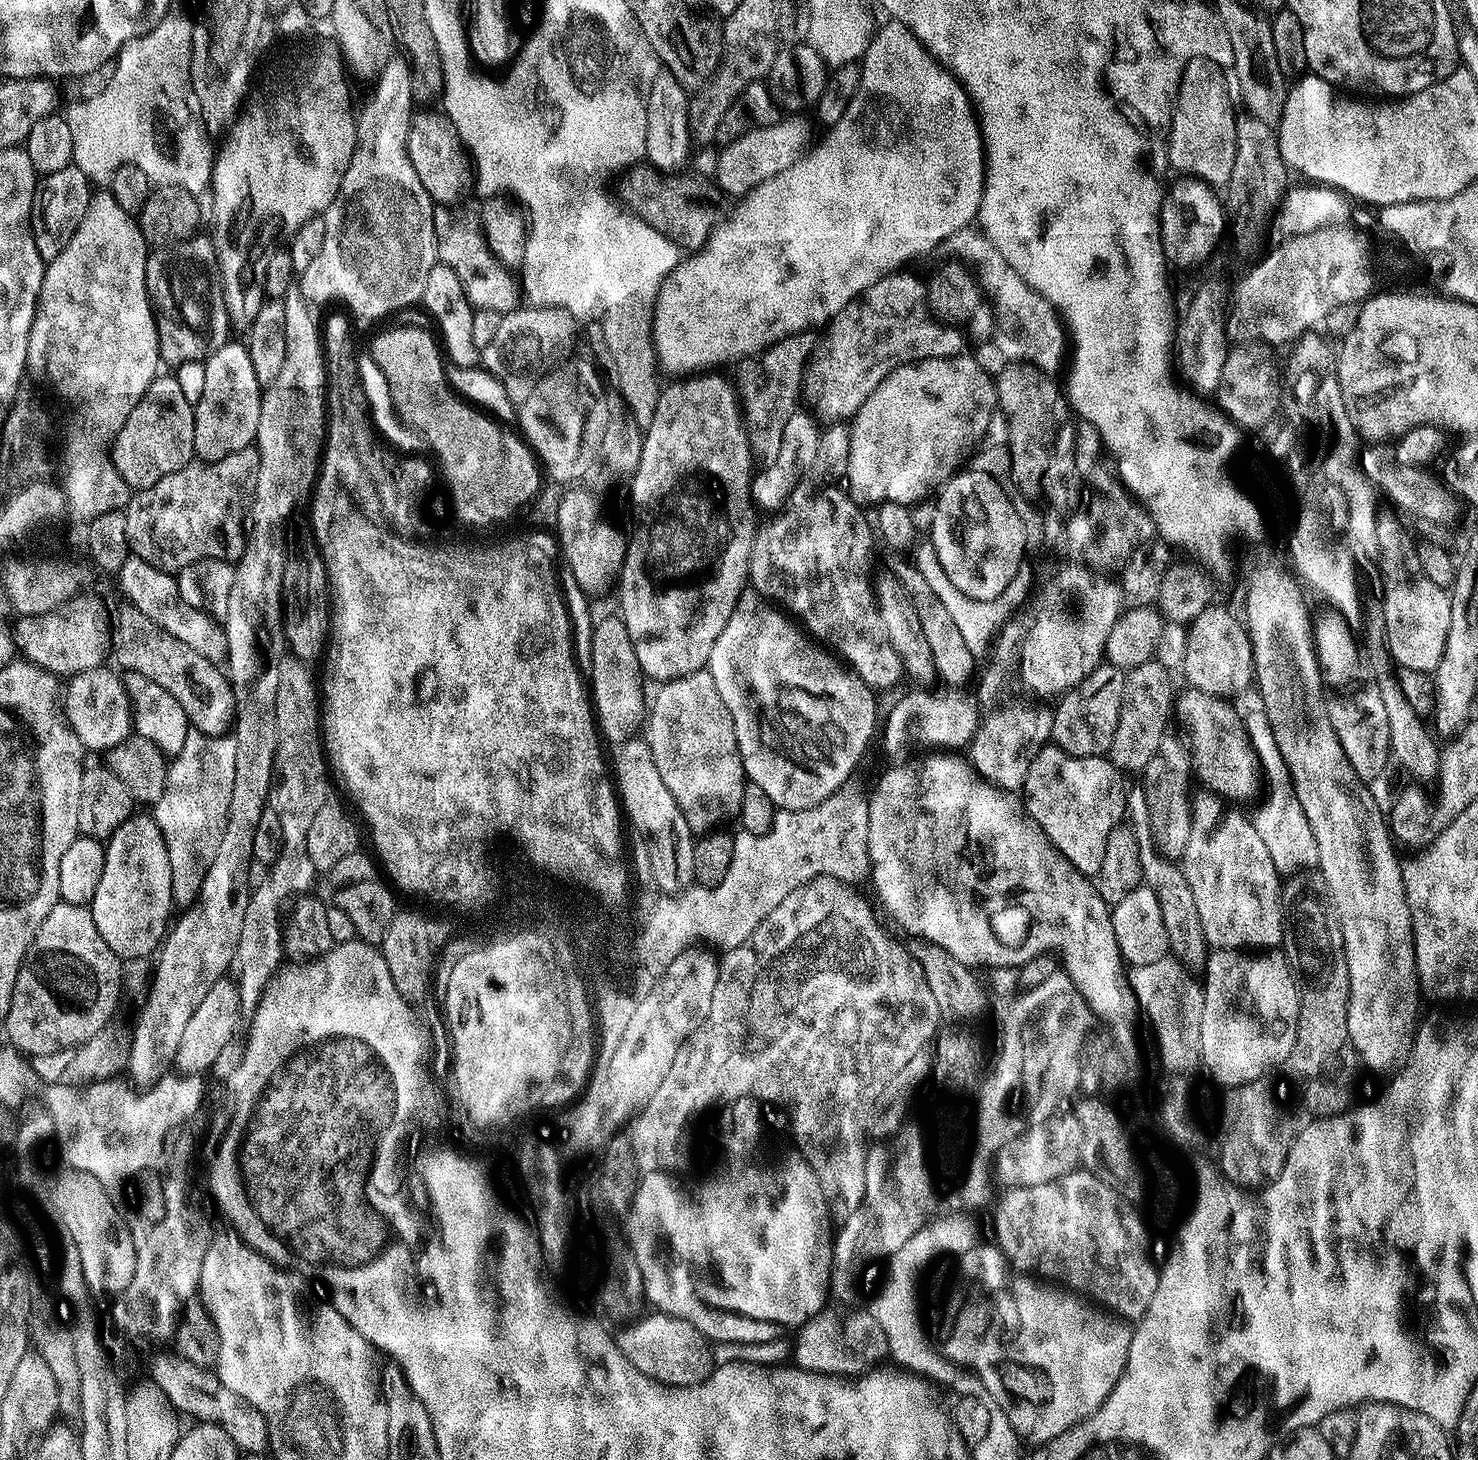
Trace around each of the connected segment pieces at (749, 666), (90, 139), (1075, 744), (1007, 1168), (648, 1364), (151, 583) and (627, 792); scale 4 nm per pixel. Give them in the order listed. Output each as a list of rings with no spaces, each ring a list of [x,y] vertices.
[[[745,590],[738,598],[738,602],[726,622],[726,630],[722,630],[722,634],[718,634],[718,642],[714,642],[714,650],[710,650],[706,671],[714,678],[714,686],[718,686],[718,694],[722,694],[722,702],[726,702],[726,710],[730,710],[730,714],[734,718],[734,734],[738,740],[738,750],[742,758],[745,777],[751,783],[762,786],[766,798],[770,798],[770,802],[775,804],[777,809],[785,812],[801,812],[807,808],[818,806],[823,800],[833,799],[839,793],[836,791],[851,778],[852,771],[859,766],[872,734],[875,730],[877,733],[877,693],[869,688],[866,682],[862,682],[862,678],[856,675],[851,668],[841,663],[825,645],[813,640],[795,619],[789,618],[775,603],[765,600],[755,590]]]
[[[179,10],[168,12],[158,26],[120,47],[114,76],[103,92],[90,102],[77,99],[69,106],[66,119],[74,141],[72,163],[88,175],[89,181],[107,177],[117,164],[133,164],[146,174],[149,185],[178,186],[197,198],[209,191],[214,158],[208,154],[208,144],[204,141],[206,132],[190,99],[188,67],[192,64],[193,35],[194,20],[192,24],[191,18]]]
[[[1101,663],[1092,673],[1084,677],[1077,686],[1059,697],[1060,704],[1050,716],[1050,740],[1067,756],[1095,756],[1105,747],[1112,735],[1112,725],[1116,719],[1116,710],[1120,707],[1124,672],[1113,664]]]
[[[1074,1114],[1063,1115],[1053,1123],[1053,1128],[1027,1127],[1021,1136],[1001,1148],[993,1165],[993,1177],[999,1185],[1001,1183],[1007,1189],[1038,1186],[1077,1171],[1084,1150],[1084,1124]]]
[[[653,1311],[652,1316],[648,1315],[633,1319],[627,1326],[621,1327],[624,1329],[620,1333],[615,1333],[614,1339],[620,1352],[626,1354],[626,1358],[630,1358],[630,1362],[634,1362],[642,1374],[660,1384],[685,1388],[705,1380],[714,1367],[708,1337],[702,1335],[693,1324],[677,1316],[658,1311]]]
[[[129,555],[118,574],[118,580],[120,580],[121,590],[124,591],[123,599],[127,603],[133,604],[138,610],[142,610],[142,614],[146,614],[146,618],[150,618],[150,622],[154,622],[159,628],[166,630],[166,634],[174,634],[174,638],[178,638],[178,642],[186,642],[186,646],[198,650],[198,654],[210,658],[210,662],[223,665],[227,661],[228,643],[223,627],[208,613],[190,606],[180,597],[175,575],[150,566],[150,562],[146,562],[142,558]]]
[[[633,738],[626,741],[625,744],[619,745],[617,752],[620,753],[616,756],[617,764],[616,766],[614,764],[614,772],[616,768],[616,776],[620,779],[618,796],[622,801],[627,823],[629,825],[640,824],[640,828],[644,828],[644,832],[648,832],[648,836],[652,836],[652,844],[660,844],[660,848],[672,848],[672,844],[688,844],[689,838],[694,836],[694,833],[689,828],[686,818],[680,820],[680,816],[676,816],[678,808],[672,808],[674,794],[670,794],[670,790],[666,790],[666,782],[662,782],[662,774],[658,774],[658,766],[654,766],[654,758],[647,743],[643,739]]]

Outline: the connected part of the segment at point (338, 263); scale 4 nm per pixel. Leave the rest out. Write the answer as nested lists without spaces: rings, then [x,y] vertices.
[[[400,54],[392,55],[383,64],[376,82],[376,90],[372,94],[372,101],[369,102],[364,113],[362,111],[359,113],[356,122],[357,142],[356,149],[352,151],[350,166],[338,186],[338,194],[334,198],[334,202],[330,202],[328,209],[322,213],[322,219],[326,226],[325,238],[319,241],[318,247],[320,249],[317,250],[316,257],[305,266],[304,273],[301,276],[299,273],[298,276],[298,290],[302,293],[305,300],[313,305],[324,304],[327,300],[341,300],[342,303],[348,304],[349,309],[347,308],[347,311],[353,317],[355,317],[354,315],[365,316],[368,320],[376,320],[379,316],[388,316],[391,312],[398,311],[399,308],[408,308],[415,300],[417,303],[424,295],[426,274],[430,274],[430,270],[438,262],[436,259],[436,239],[434,238],[434,214],[436,213],[436,208],[434,207],[434,201],[430,198],[430,194],[426,194],[426,186],[422,186],[422,182],[418,182],[418,174],[414,174],[414,166],[410,162],[410,154],[408,153],[408,131],[410,130],[414,105],[410,94],[410,66],[407,59]]]

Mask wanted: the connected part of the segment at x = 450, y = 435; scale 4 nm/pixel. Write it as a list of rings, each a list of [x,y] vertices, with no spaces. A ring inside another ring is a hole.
[[[388,328],[373,338],[370,353],[389,382],[390,397],[401,422],[416,432],[425,445],[429,444],[432,456],[437,453],[444,456],[444,464],[448,464],[448,472],[452,472],[456,480],[464,480],[464,484],[477,484],[496,469],[497,457],[500,456],[496,429],[500,424],[453,391],[445,372],[446,360],[441,345],[433,333],[432,336],[424,328]]]

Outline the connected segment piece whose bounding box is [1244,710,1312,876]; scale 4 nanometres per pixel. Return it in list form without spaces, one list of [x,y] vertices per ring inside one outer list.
[[[1262,710],[1245,713],[1244,727],[1252,749],[1255,751],[1259,762],[1264,786],[1268,792],[1264,802],[1252,819],[1253,831],[1277,873],[1286,874],[1298,869],[1304,862],[1306,854],[1311,849],[1309,824],[1306,822],[1302,808],[1298,804],[1297,796],[1292,790],[1292,780],[1289,778],[1289,770],[1278,752],[1277,743],[1274,742],[1273,732],[1269,728],[1269,722]]]

